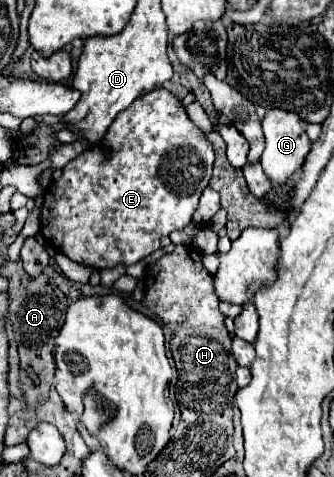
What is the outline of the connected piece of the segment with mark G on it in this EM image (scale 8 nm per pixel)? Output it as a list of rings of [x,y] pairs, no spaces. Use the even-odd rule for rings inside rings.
[[[276,107],[276,109],[266,111],[266,115],[262,119],[262,131],[264,131],[264,139],[266,139],[266,147],[264,147],[264,153],[260,159],[264,173],[270,177],[272,183],[284,185],[306,163],[308,151],[312,147],[312,143],[306,135],[306,123],[300,119],[300,115]]]

